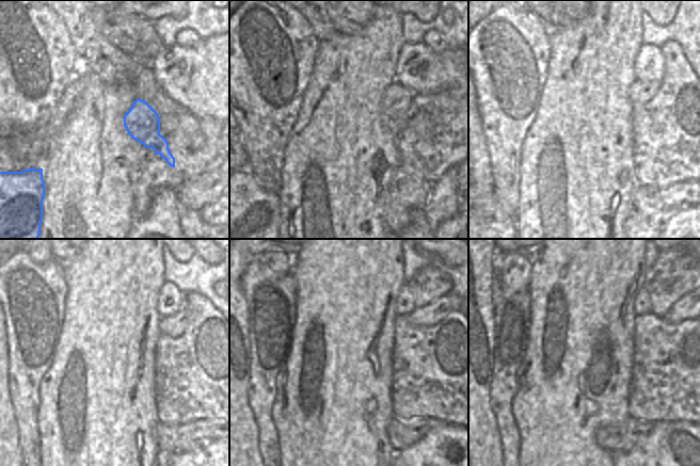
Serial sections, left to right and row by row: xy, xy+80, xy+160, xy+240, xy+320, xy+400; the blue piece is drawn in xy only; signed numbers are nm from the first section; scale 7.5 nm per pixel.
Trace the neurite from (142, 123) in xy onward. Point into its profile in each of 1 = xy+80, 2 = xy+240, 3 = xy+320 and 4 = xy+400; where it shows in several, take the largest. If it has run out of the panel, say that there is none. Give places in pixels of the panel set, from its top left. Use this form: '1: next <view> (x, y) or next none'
1: next xy+80 (396, 100)
2: next xy+240 (174, 325)
3: next xy+320 (433, 312)
4: next xy+400 (685, 308)

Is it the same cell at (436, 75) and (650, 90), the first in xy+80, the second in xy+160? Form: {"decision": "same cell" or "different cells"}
{"decision": "different cells"}

